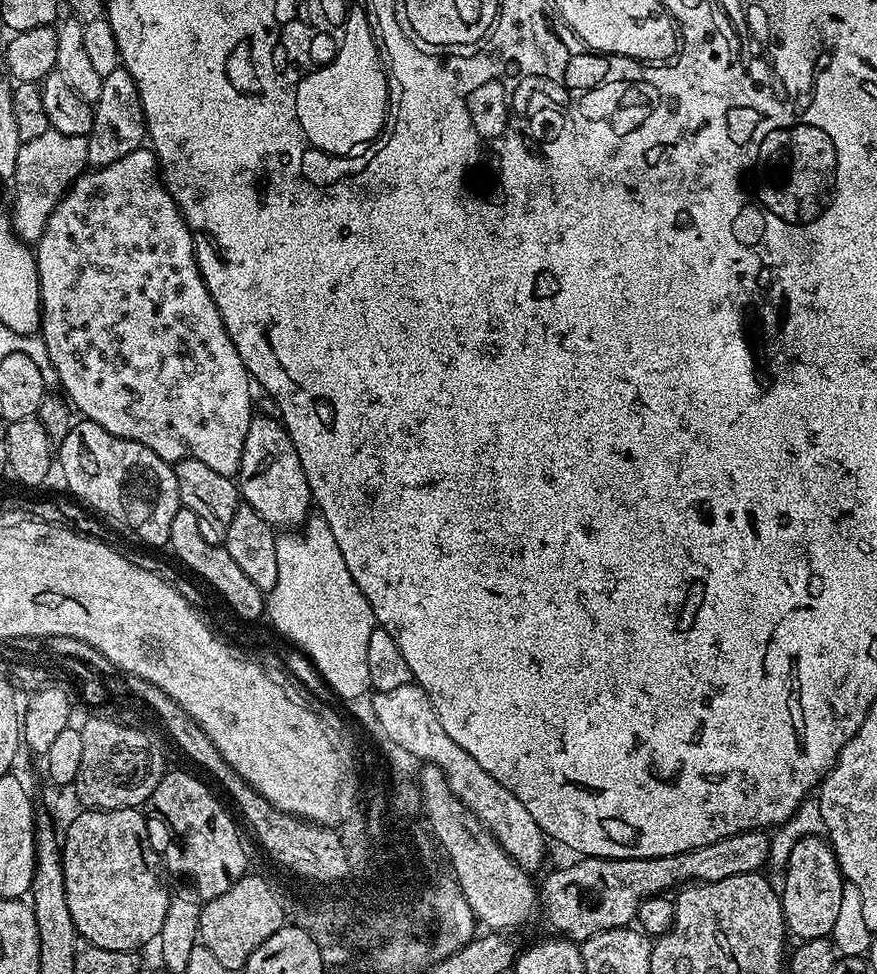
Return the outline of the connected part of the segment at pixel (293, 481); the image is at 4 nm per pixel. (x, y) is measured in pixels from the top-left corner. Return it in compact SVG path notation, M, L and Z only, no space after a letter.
M253 415L242 446L238 487L243 503L250 505L273 529L296 530L309 519L312 491L306 482L302 462L298 462L298 450L294 450L294 442L279 419Z

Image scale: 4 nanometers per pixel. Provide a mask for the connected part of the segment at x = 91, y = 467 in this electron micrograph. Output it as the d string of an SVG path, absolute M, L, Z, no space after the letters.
M92 420L73 423L70 434L58 445L58 468L64 471L68 488L84 504L101 512L108 520L133 532L144 544L165 547L170 538L170 522L182 507L176 469L154 450L133 440L118 438L102 430Z

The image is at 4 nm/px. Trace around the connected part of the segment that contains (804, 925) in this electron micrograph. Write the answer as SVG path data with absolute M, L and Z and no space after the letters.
M823 835L802 838L790 850L784 876L784 888L780 892L780 905L784 911L784 926L789 933L803 942L814 938L828 938L836 931L838 910L842 910L845 879L840 875L840 867L832 845Z

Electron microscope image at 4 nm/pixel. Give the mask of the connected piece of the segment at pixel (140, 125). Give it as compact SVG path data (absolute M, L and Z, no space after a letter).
M124 67L115 68L106 74L102 82L102 94L94 101L92 128L88 131L88 162L92 168L105 168L118 158L126 158L142 147L146 140L142 98L136 80Z

